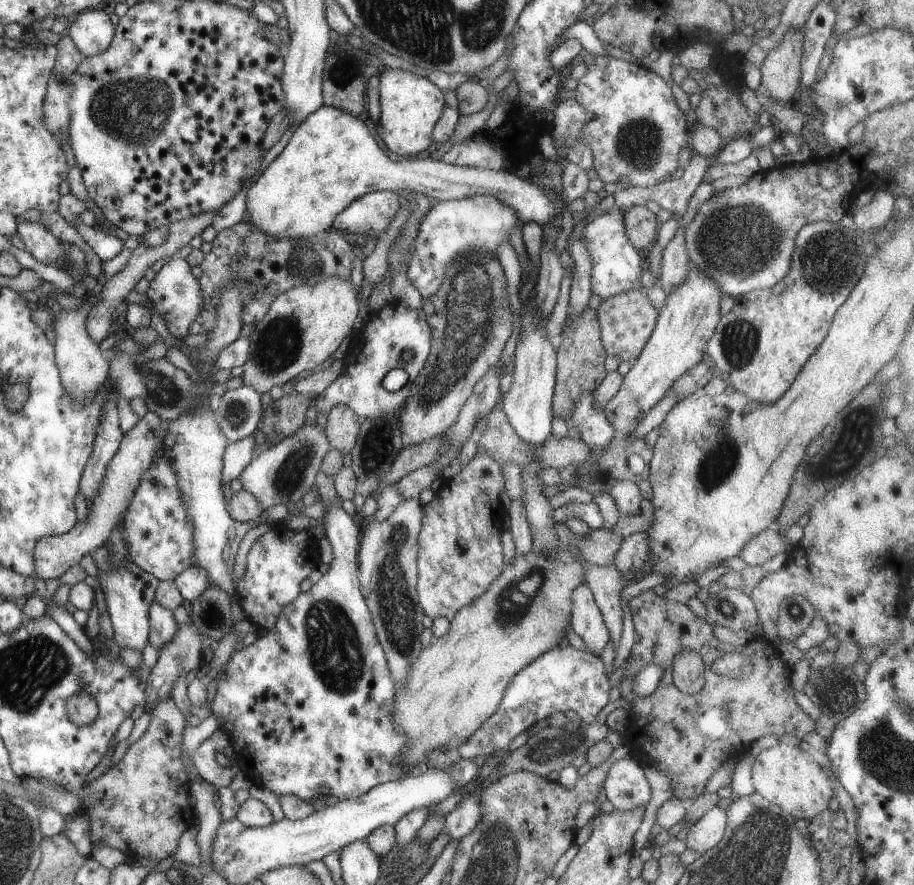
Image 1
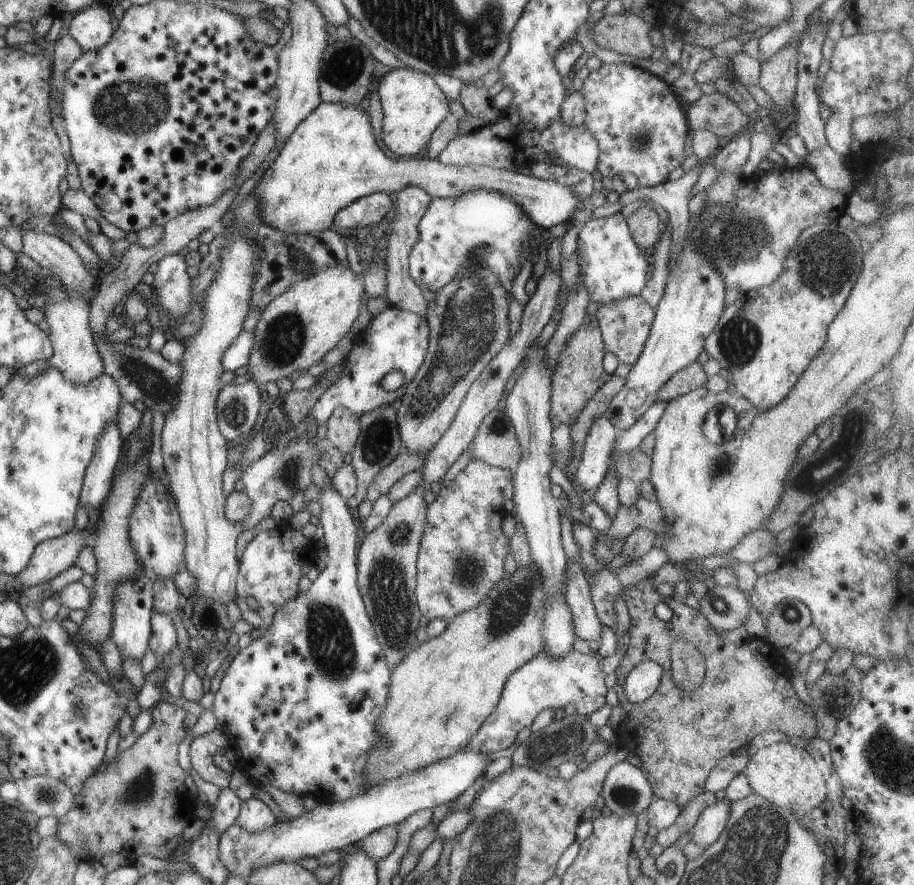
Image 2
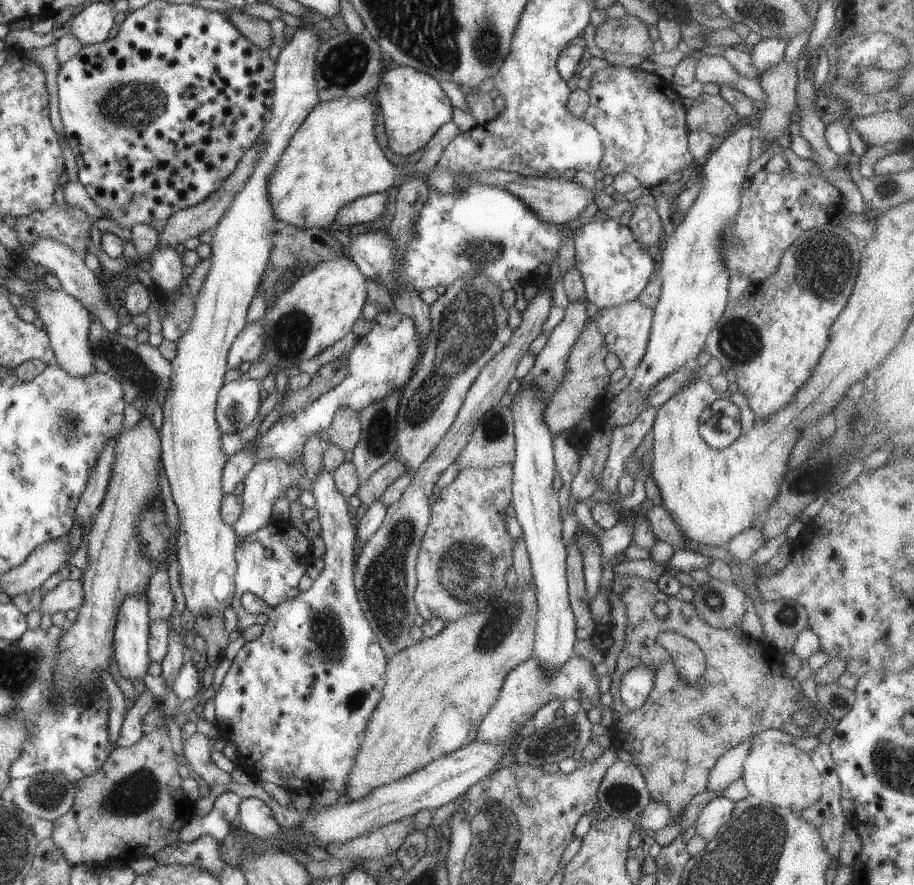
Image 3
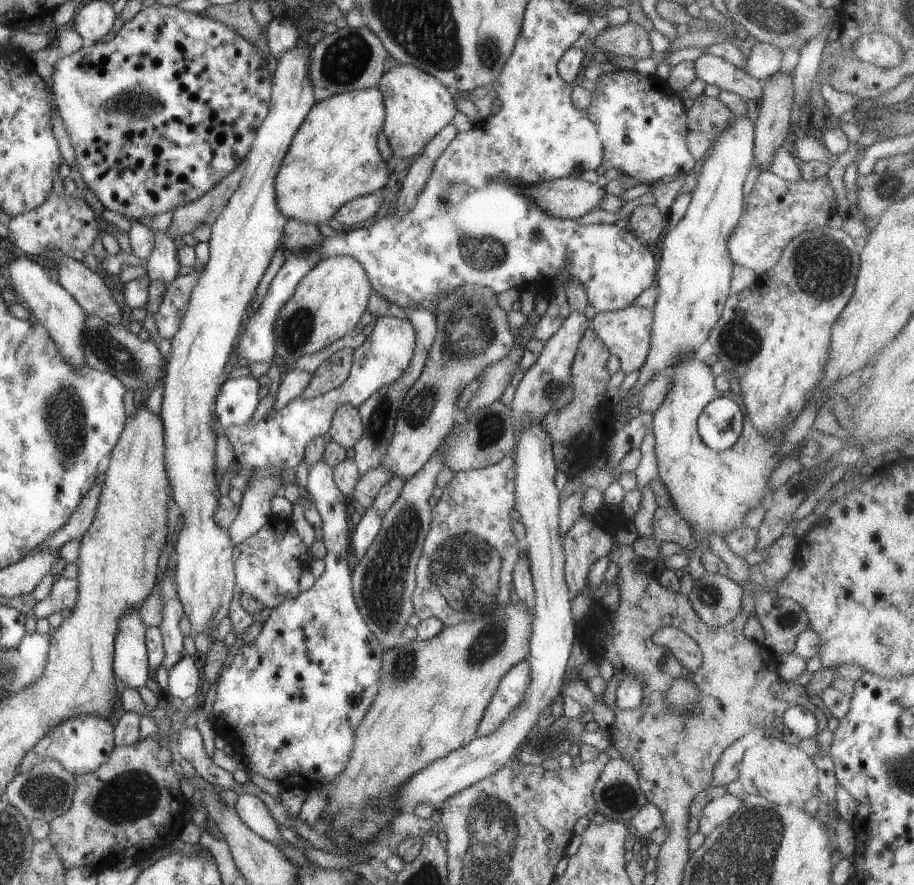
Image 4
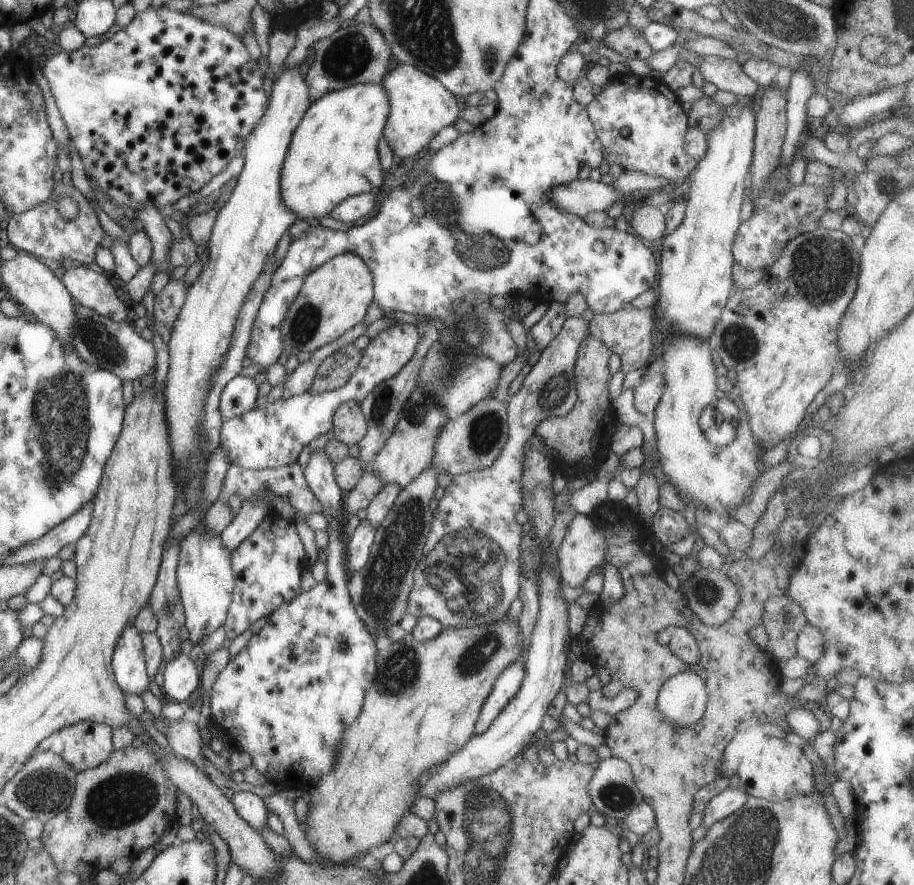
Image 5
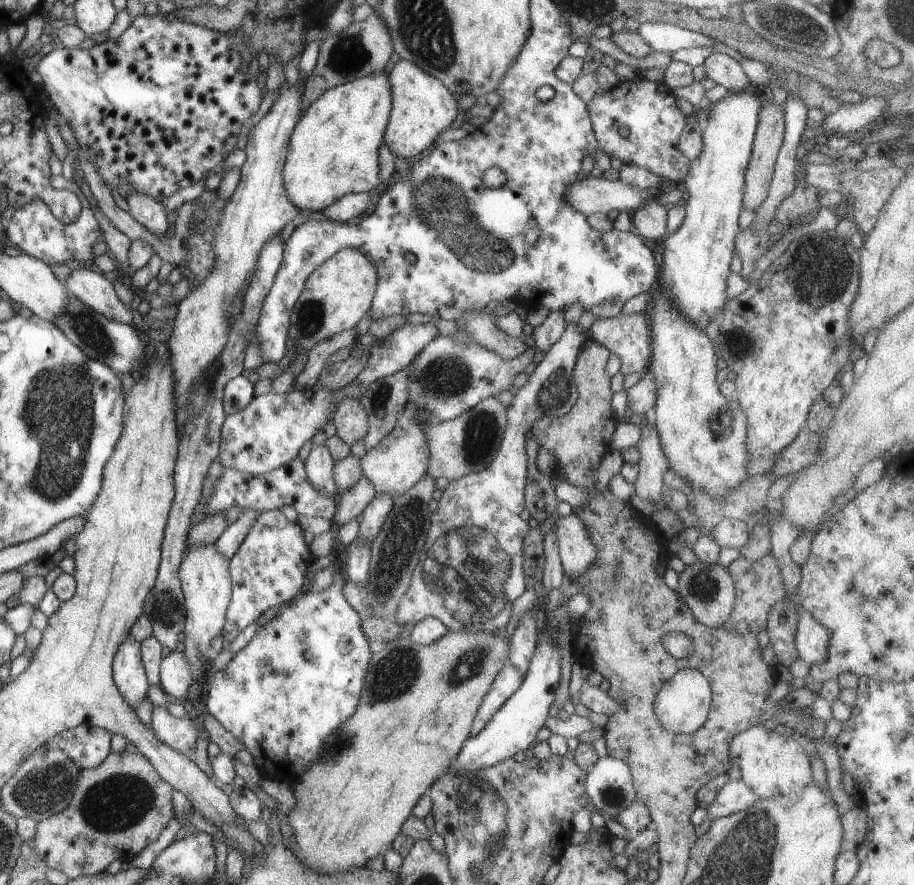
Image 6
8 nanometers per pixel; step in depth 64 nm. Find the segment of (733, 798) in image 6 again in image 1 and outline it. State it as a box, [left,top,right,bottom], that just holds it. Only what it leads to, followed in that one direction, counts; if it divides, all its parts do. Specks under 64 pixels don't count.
[683,807,725,854]

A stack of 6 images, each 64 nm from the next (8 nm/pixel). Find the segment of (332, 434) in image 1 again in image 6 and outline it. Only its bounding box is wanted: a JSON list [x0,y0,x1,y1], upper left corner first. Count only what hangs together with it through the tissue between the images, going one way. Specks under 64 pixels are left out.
[330,398,368,445]

